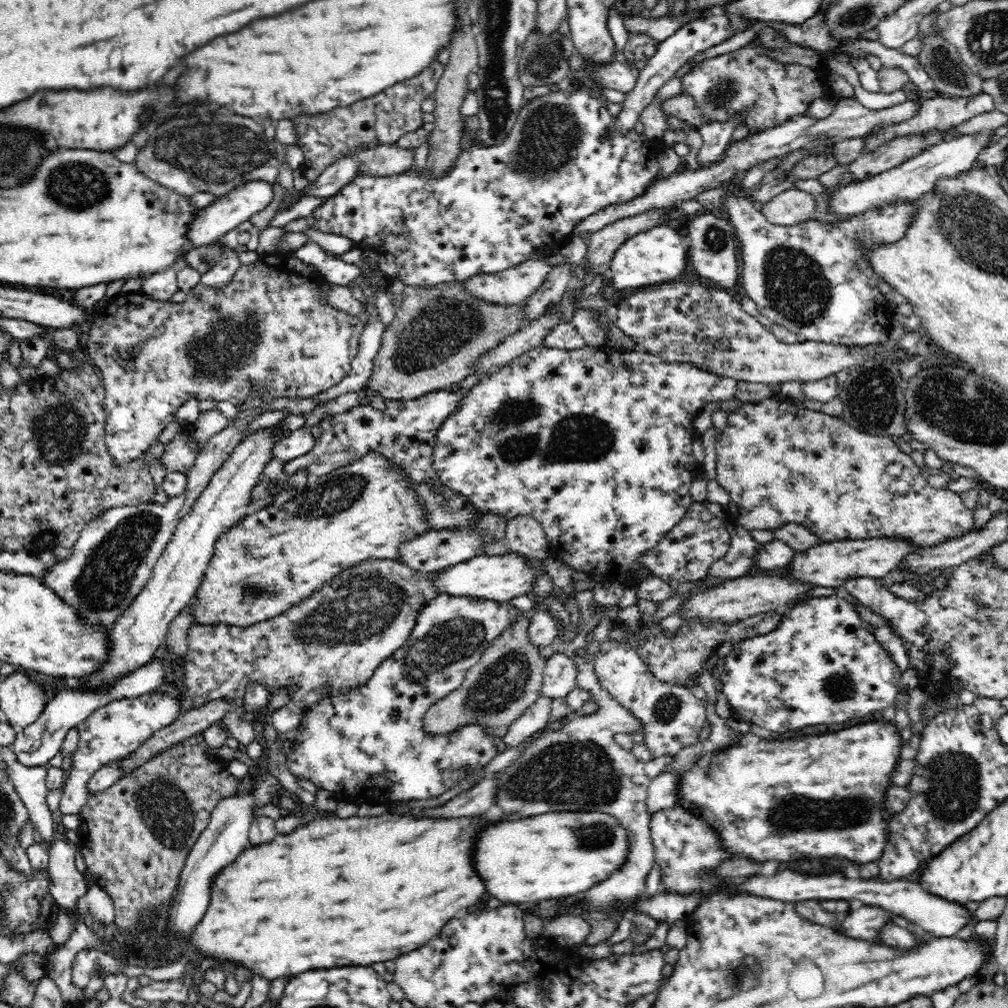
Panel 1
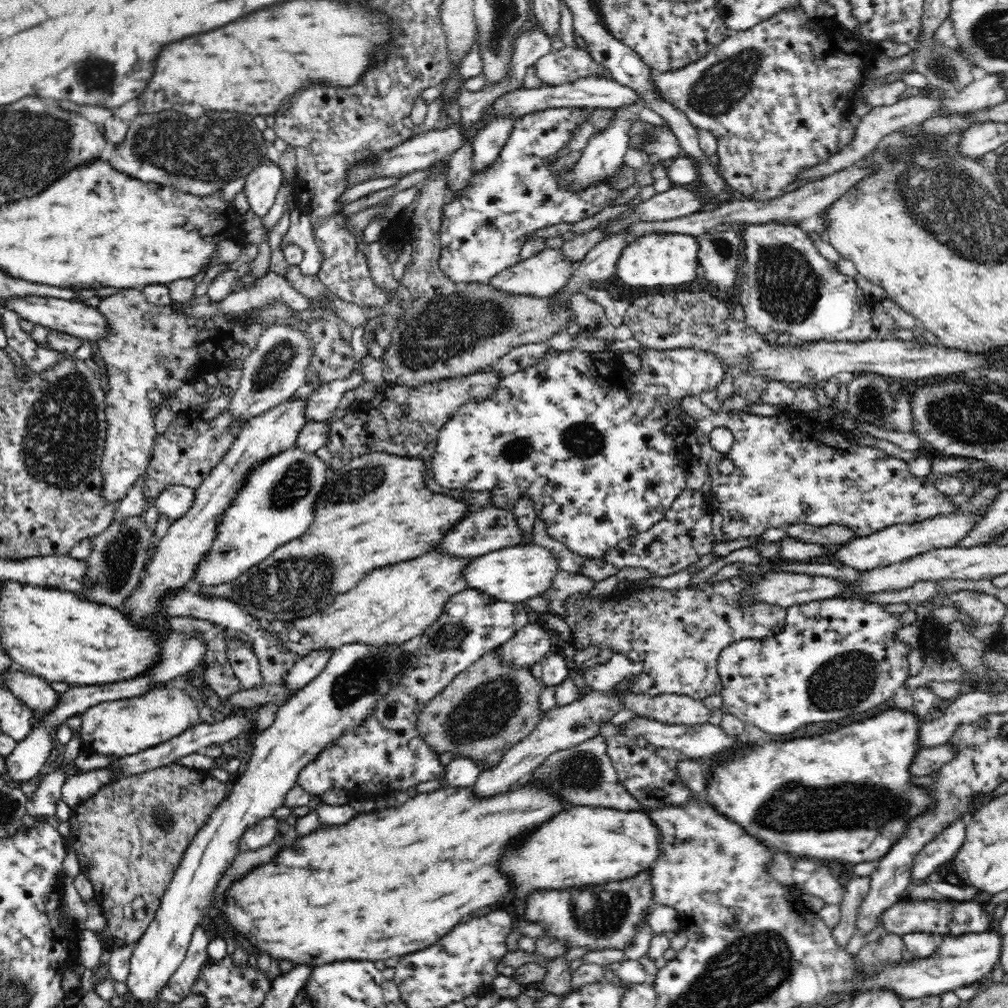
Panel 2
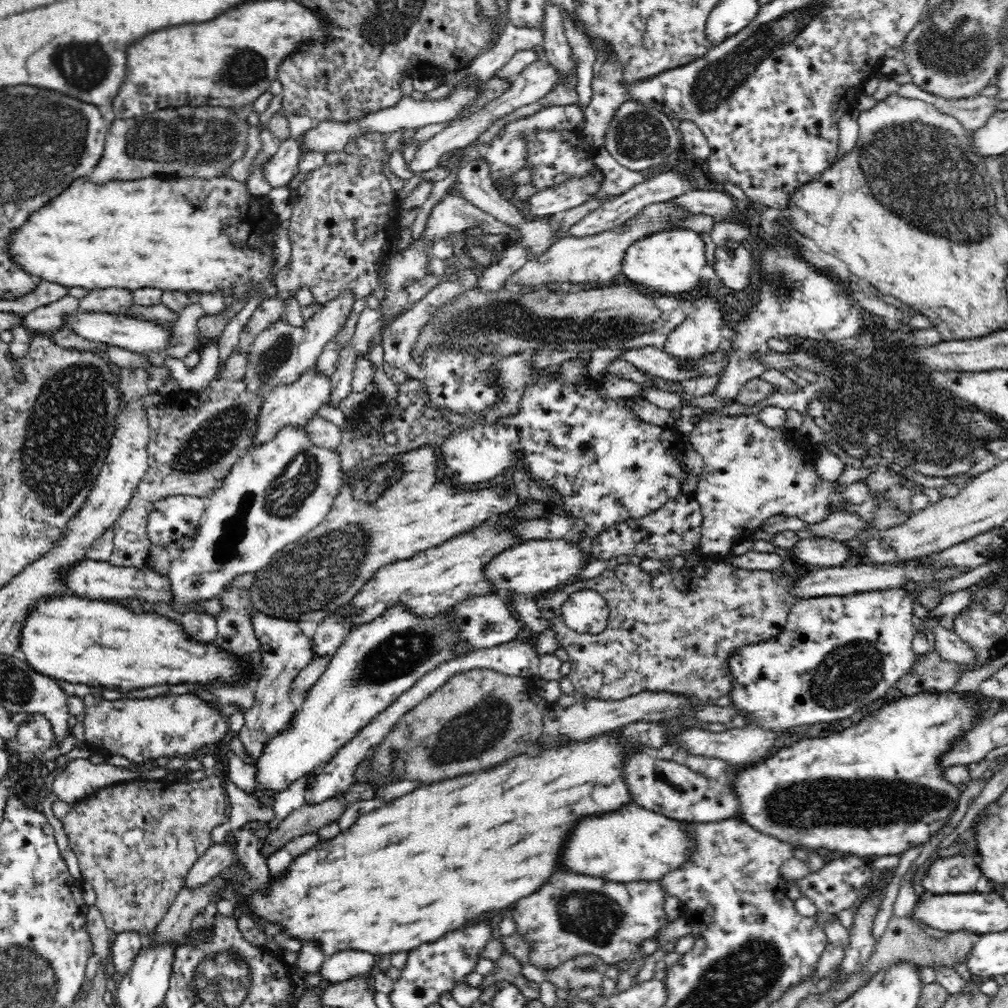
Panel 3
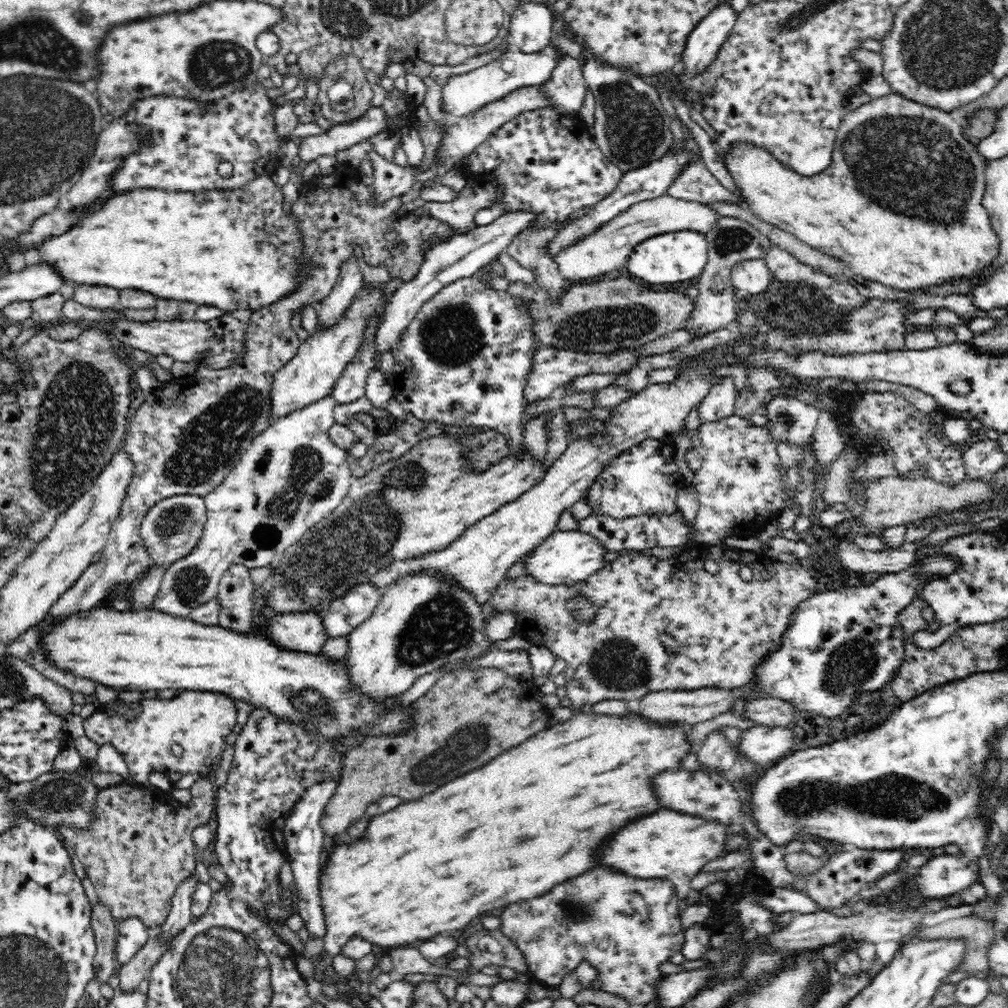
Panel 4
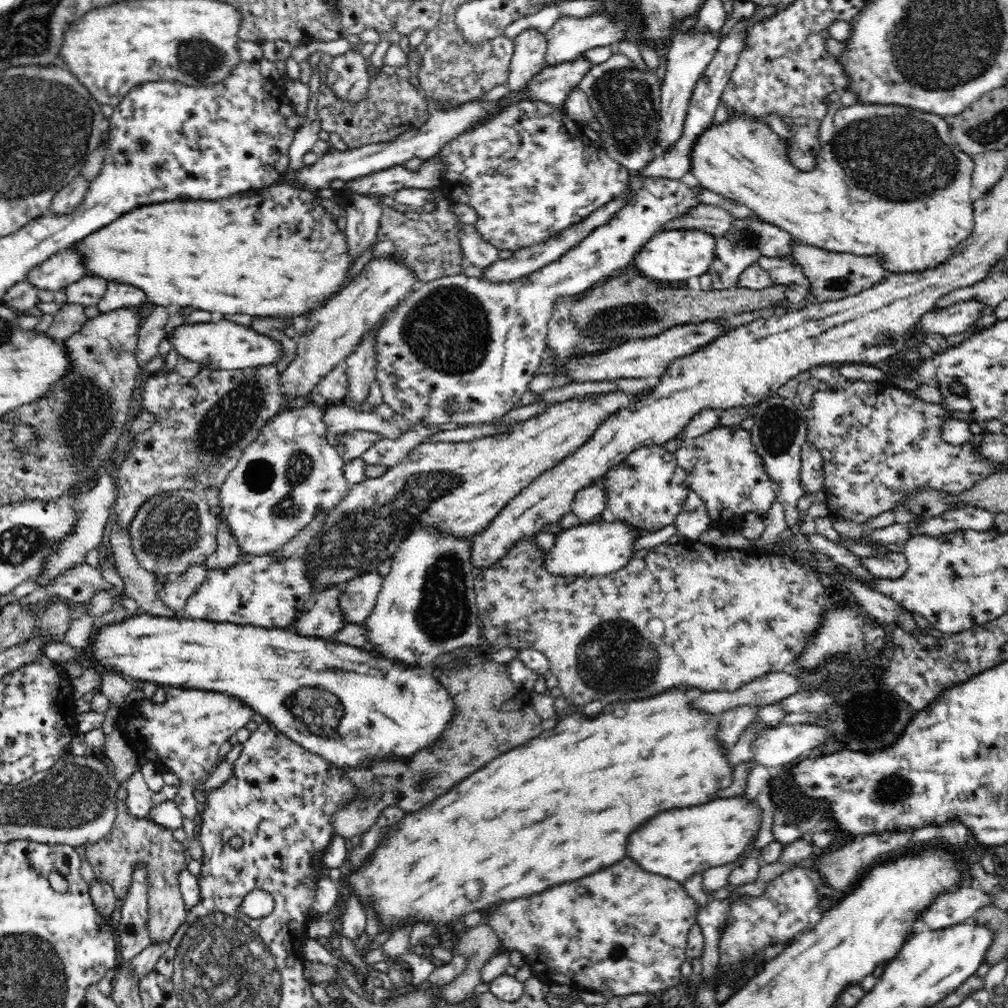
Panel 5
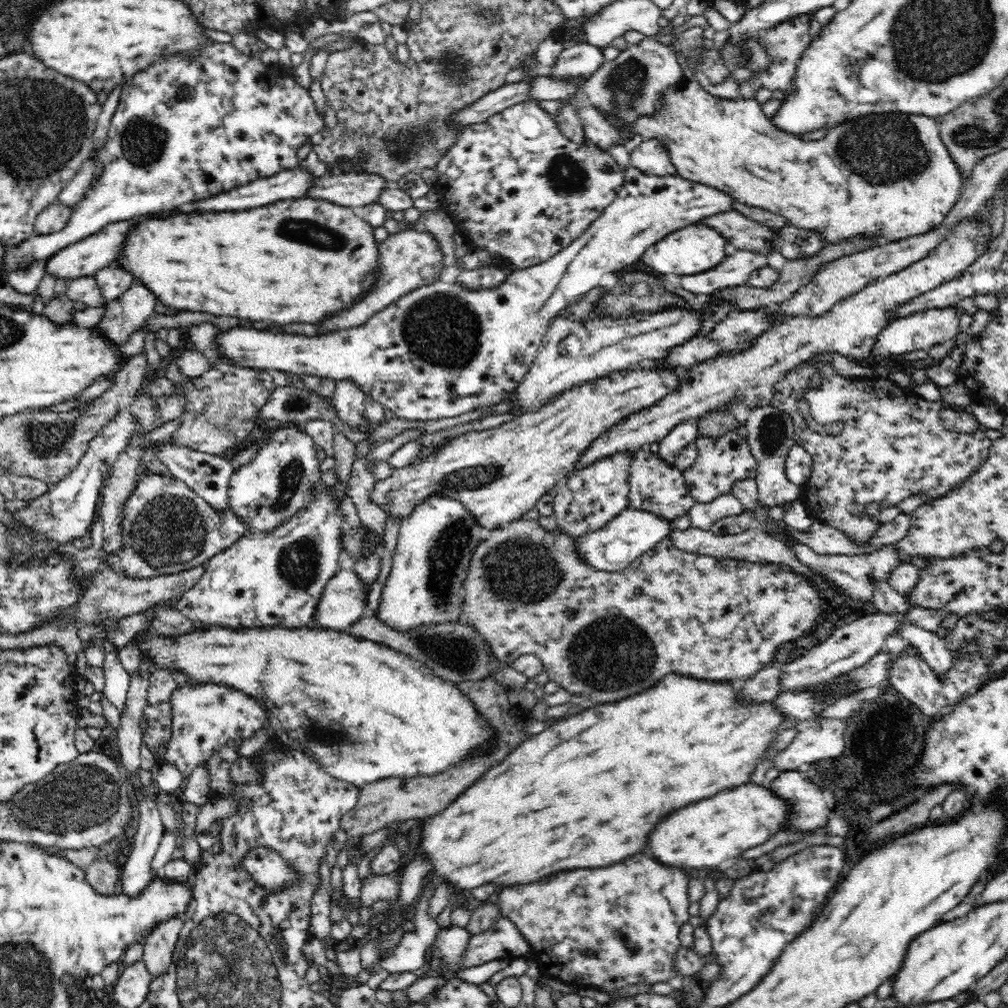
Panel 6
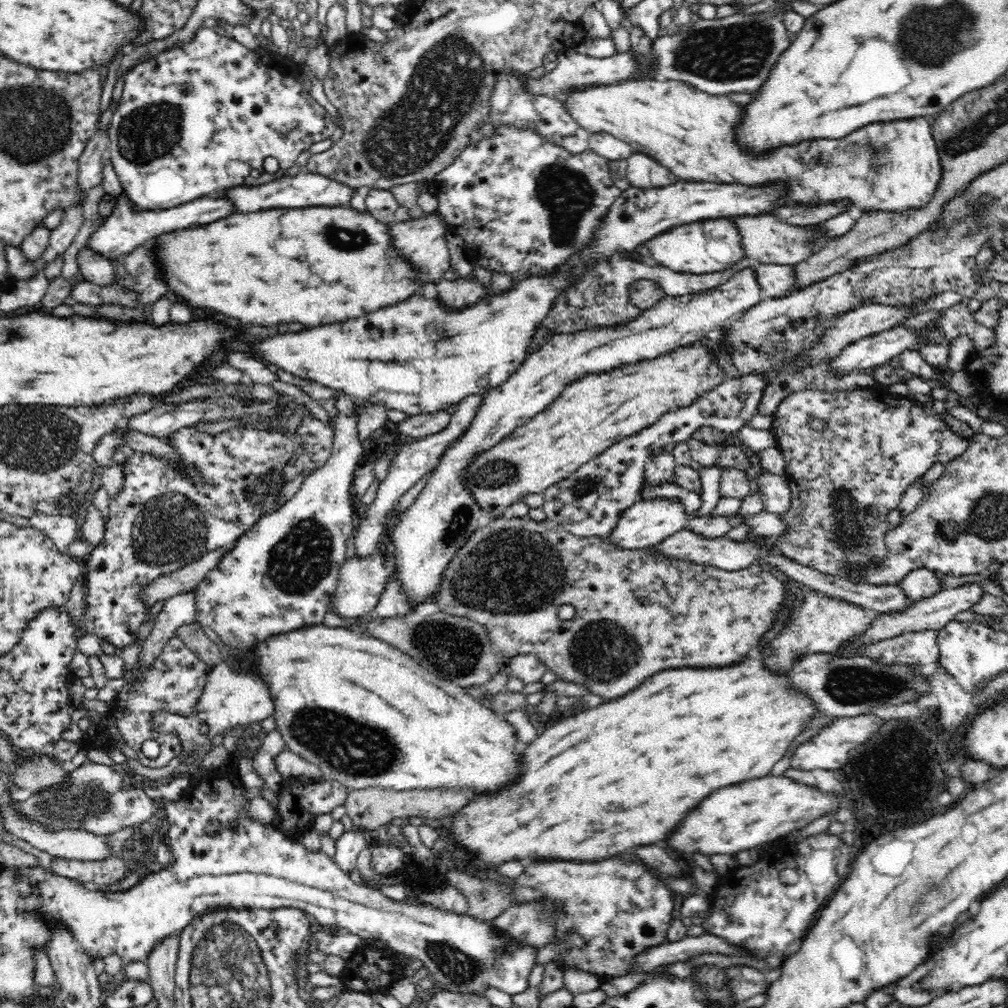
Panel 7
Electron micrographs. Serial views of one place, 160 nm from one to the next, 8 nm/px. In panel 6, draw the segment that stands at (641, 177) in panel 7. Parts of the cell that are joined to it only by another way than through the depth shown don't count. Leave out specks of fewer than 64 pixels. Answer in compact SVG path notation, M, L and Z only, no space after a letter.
M656 139L642 140L630 146L632 167L648 176L676 175L677 172L670 161L666 147Z

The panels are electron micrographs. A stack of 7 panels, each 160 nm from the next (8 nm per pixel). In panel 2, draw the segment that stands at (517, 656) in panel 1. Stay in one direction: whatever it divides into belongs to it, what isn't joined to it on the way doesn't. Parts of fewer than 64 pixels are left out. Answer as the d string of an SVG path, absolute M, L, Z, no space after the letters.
M492 649L481 656L472 666L452 678L444 690L436 694L418 712L416 731L424 743L445 762L456 757L472 759L482 771L495 767L506 751L526 738L540 722L543 710L540 708L540 690L544 684L535 669L520 669L504 665L498 651Z

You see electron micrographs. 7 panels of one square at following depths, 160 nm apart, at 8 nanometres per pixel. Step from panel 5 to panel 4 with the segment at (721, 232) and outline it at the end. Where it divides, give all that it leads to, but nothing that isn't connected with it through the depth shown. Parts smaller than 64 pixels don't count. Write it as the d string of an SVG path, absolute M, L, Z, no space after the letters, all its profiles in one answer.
M666 194L633 204L622 214L589 234L567 249L561 250L553 261L567 280L586 280L620 270L628 262L634 247L651 236L678 231L696 231L706 234L718 221L719 214L711 205L690 202Z

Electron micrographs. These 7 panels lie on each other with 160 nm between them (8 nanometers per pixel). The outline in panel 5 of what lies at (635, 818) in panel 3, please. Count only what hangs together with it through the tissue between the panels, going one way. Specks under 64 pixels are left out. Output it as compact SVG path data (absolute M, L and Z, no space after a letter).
M750 797L714 798L702 806L676 808L654 816L654 820L630 836L628 854L646 872L684 883L692 874L736 862L751 841L760 836L762 820L763 810Z

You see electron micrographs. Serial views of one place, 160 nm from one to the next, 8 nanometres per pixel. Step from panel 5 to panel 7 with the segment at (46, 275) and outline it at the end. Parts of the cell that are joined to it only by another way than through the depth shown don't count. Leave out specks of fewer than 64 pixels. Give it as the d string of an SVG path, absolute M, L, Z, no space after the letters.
M202 196L192 202L181 204L180 206L156 211L140 211L132 213L130 202L125 197L118 197L116 205L109 217L104 218L104 222L92 233L88 240L87 248L103 254L106 258L118 258L128 254L134 247L148 243L159 237L161 234L178 230L178 228L188 228L190 226L208 224L214 220L220 220L234 213L234 205L226 197Z

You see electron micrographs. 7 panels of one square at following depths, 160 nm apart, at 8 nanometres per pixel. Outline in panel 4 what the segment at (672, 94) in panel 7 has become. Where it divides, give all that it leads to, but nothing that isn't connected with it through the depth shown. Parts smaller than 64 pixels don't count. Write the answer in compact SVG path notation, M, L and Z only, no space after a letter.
M891 93L882 96L882 98L870 99L868 103L844 112L844 116L838 124L838 130L836 130L830 166L814 176L799 175L794 170L786 168L786 165L782 164L765 148L760 148L749 142L732 142L728 146L728 150L718 154L718 157L721 158L723 166L733 178L734 185L742 197L743 206L750 209L762 221L793 234L798 240L809 244L824 254L841 258L847 262L849 270L853 270L863 279L874 280L874 282L891 286L893 289L910 291L932 286L932 284L942 284L946 280L974 278L974 274L978 274L980 270L990 266L992 260L998 256L998 237L992 231L986 209L982 205L984 172L988 160L979 153L976 144L970 143L962 135L962 128L963 124L955 114L944 112L938 108L927 107Z

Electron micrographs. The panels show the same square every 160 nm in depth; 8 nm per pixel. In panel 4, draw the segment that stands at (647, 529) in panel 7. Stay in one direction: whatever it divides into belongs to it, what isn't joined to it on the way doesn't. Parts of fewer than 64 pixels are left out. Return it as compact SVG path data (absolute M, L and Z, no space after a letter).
M579 529L572 531L557 530L526 555L526 570L528 575L534 576L534 579L544 584L577 583L602 571L602 568L609 564L604 560L604 555L608 551L590 533L582 532Z

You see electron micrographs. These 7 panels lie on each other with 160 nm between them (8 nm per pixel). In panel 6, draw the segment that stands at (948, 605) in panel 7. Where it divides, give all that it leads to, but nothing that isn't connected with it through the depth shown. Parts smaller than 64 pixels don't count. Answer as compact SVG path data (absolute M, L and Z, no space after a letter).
M908 604L906 612L868 612L859 619L849 622L836 630L821 642L814 645L806 654L782 665L781 692L786 690L804 690L806 686L826 682L834 676L849 673L855 668L866 664L875 654L885 648L885 640L888 636L899 636L899 628L904 625L916 625L925 631L935 632L941 626L948 614L941 608L924 608L914 604Z

